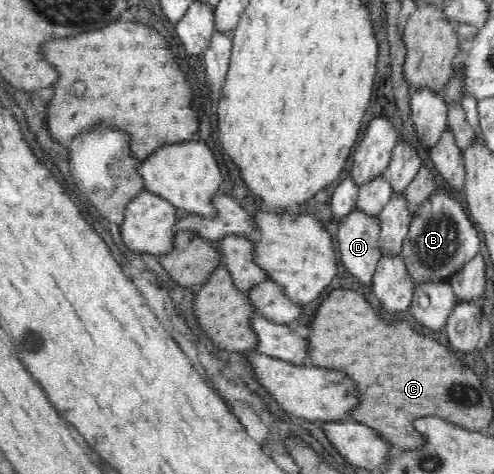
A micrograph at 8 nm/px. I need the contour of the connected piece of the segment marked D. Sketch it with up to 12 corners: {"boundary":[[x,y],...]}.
{"boundary":[[356,208],[337,222],[337,258],[371,286],[379,219]]}

